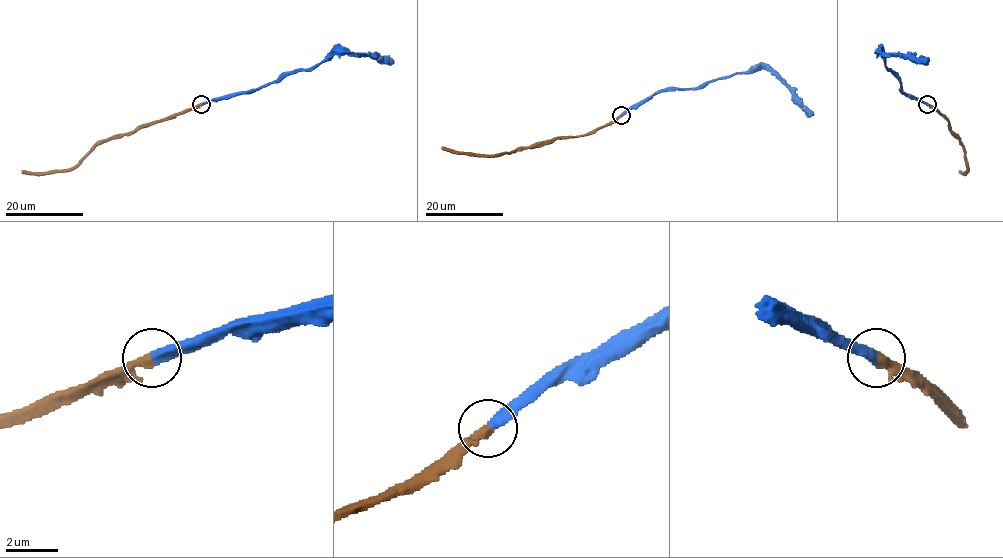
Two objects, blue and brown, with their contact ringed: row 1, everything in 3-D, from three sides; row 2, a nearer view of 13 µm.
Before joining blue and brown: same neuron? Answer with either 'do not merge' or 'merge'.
merge

